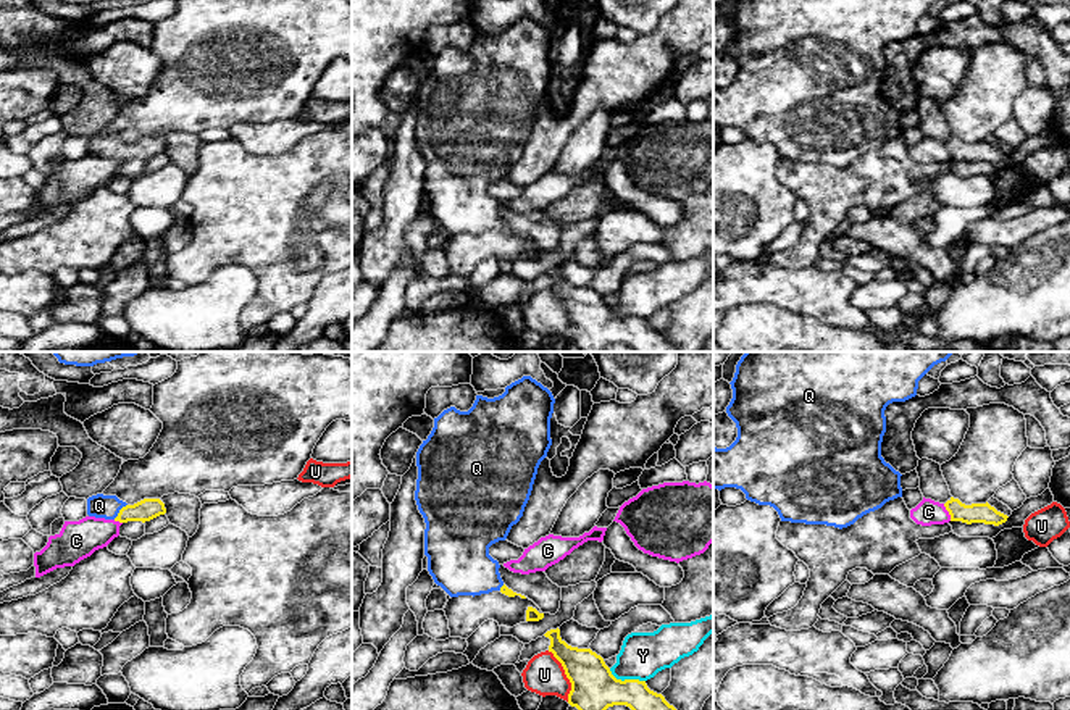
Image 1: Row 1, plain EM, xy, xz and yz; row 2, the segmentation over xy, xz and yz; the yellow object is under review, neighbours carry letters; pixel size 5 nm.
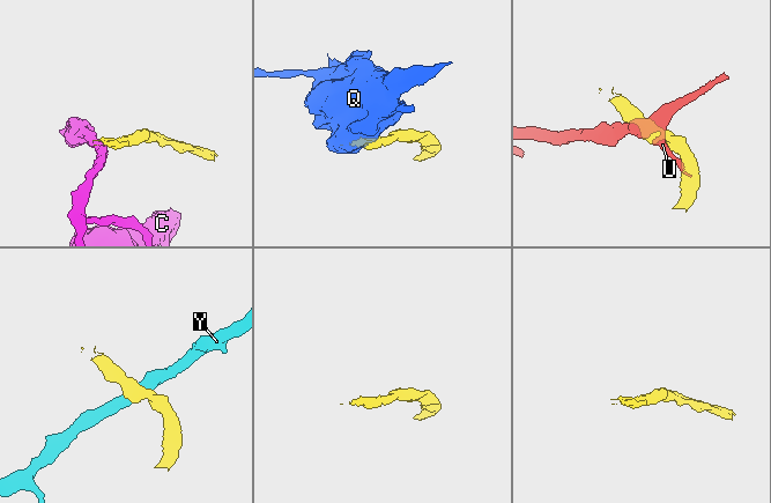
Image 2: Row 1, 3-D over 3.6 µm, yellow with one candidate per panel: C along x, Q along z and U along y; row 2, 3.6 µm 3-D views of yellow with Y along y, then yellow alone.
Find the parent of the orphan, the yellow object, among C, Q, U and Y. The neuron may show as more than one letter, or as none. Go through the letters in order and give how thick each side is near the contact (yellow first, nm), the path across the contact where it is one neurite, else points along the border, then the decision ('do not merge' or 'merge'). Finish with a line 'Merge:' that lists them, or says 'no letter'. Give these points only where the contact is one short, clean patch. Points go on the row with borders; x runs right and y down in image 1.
C: 100 nm thick on the yellow side, 130 nm on the other; border along yz (943, 504), (951, 520); do not merge
Q: 110 nm thick on the yellow side, 120 nm on the other; merge
U: 220 nm thick on the yellow side, 200 nm on the other; do not merge
Y: 220 nm thick on the yellow side, 220 nm on the other; border along xz (609, 668), (617, 678), (644, 681); do not merge
Merge: Q

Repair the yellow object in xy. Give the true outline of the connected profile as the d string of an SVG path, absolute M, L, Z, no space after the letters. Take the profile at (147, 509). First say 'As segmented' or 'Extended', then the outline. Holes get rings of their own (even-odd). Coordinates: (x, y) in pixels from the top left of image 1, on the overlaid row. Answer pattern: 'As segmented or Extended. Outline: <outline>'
Extended. Outline: M97 494L87 499L87 515L95 518L127 521L150 521L165 515L166 508L160 499L144 499L134 505L127 505L116 495Z

